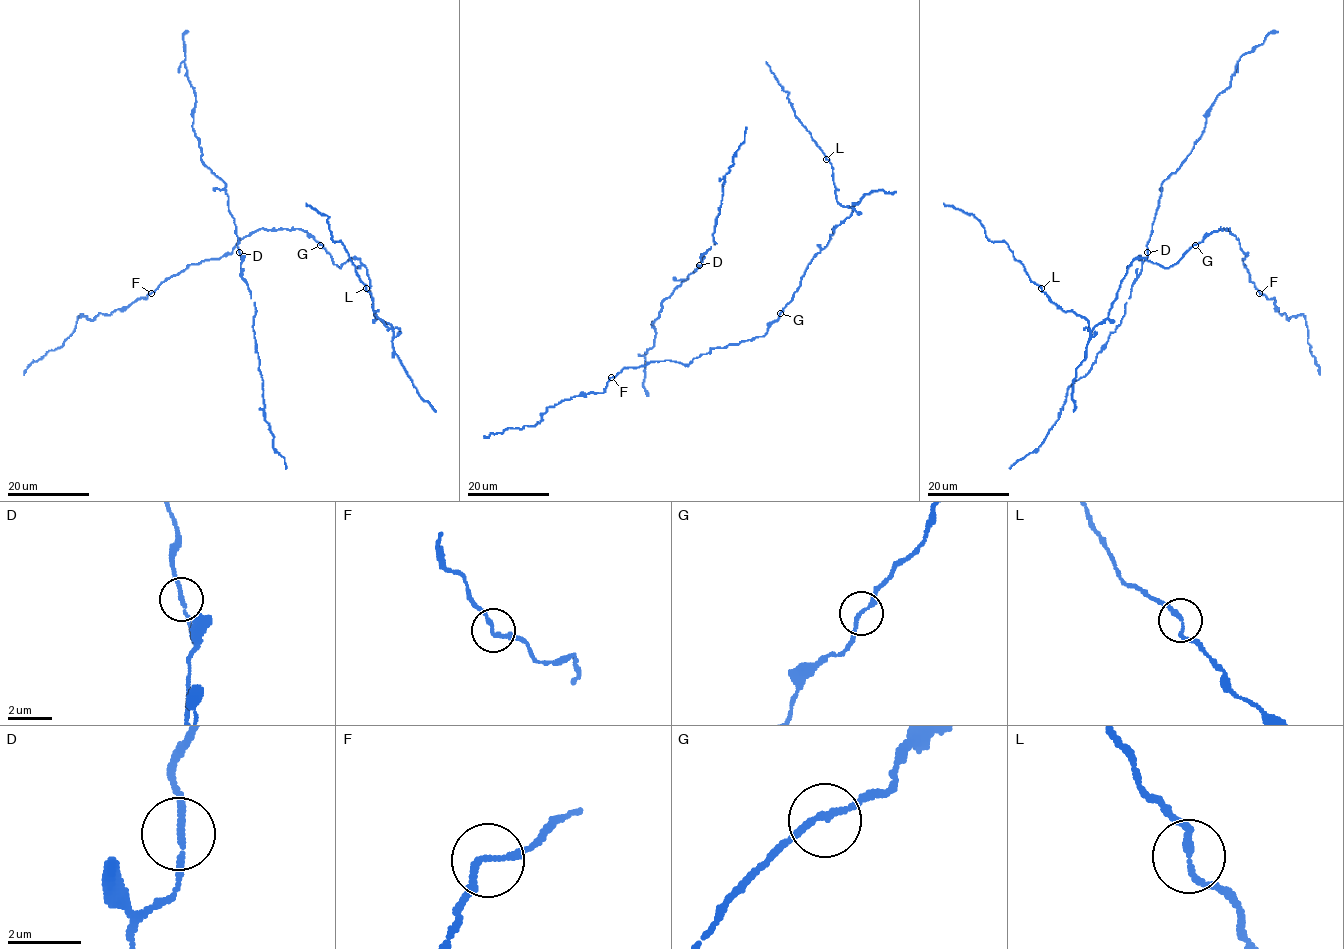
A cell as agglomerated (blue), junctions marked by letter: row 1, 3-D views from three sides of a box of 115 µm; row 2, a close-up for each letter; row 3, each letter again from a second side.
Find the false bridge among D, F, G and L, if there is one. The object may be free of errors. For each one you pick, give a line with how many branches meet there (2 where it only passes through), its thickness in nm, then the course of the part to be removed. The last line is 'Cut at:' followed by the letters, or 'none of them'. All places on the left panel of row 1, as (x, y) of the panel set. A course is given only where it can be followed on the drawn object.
Cut at: none of them

